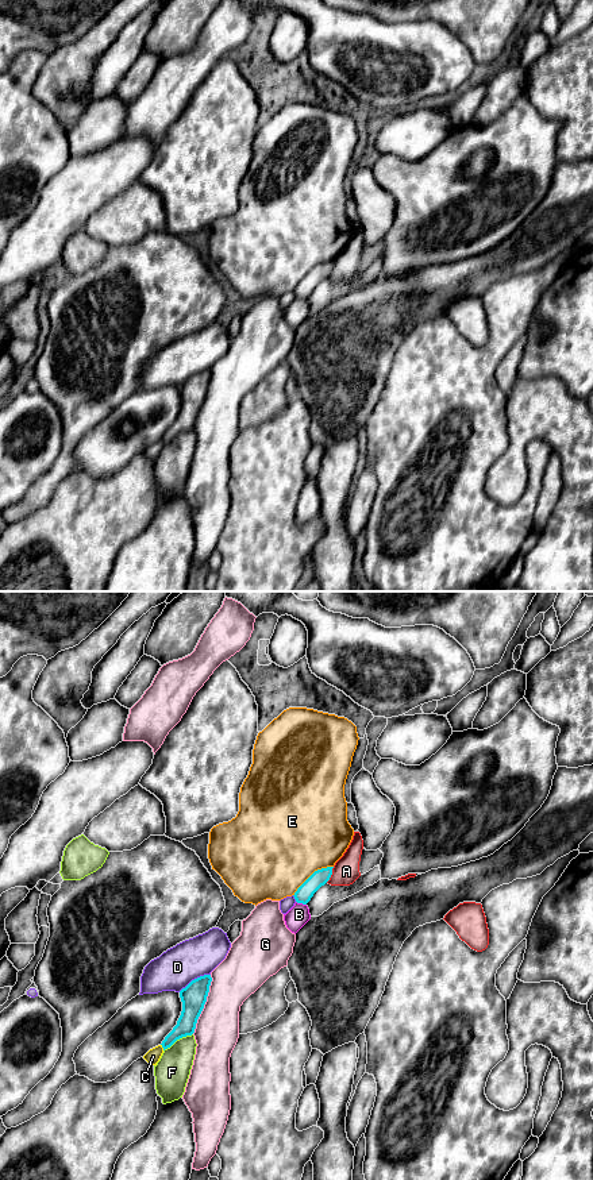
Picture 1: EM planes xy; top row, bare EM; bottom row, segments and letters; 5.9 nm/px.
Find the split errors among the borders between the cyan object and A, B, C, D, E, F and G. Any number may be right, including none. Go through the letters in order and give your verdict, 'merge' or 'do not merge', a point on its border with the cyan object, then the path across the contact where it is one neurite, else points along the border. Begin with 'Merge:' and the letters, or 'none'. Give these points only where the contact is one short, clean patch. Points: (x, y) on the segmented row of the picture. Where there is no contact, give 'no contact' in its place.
Merge: none
A: do not merge; meets cyan in xy at (330, 875); border along xy (334, 867), (326, 882)
B: do not merge; meets cyan in xy at (301, 902)
C: do not merge; meets cyan in xy at (162, 1047)
D: do not merge; meets cyan in xy at (195, 979)
E: do not merge; meets cyan in xy at (311, 875)
F: do not merge; meets cyan in xy at (177, 1038)
G: do not merge; meets cyan in xy at (204, 1003)

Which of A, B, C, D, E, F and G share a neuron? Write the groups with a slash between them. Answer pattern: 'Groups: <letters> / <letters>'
Groups: A B / C / D / E / F / G

